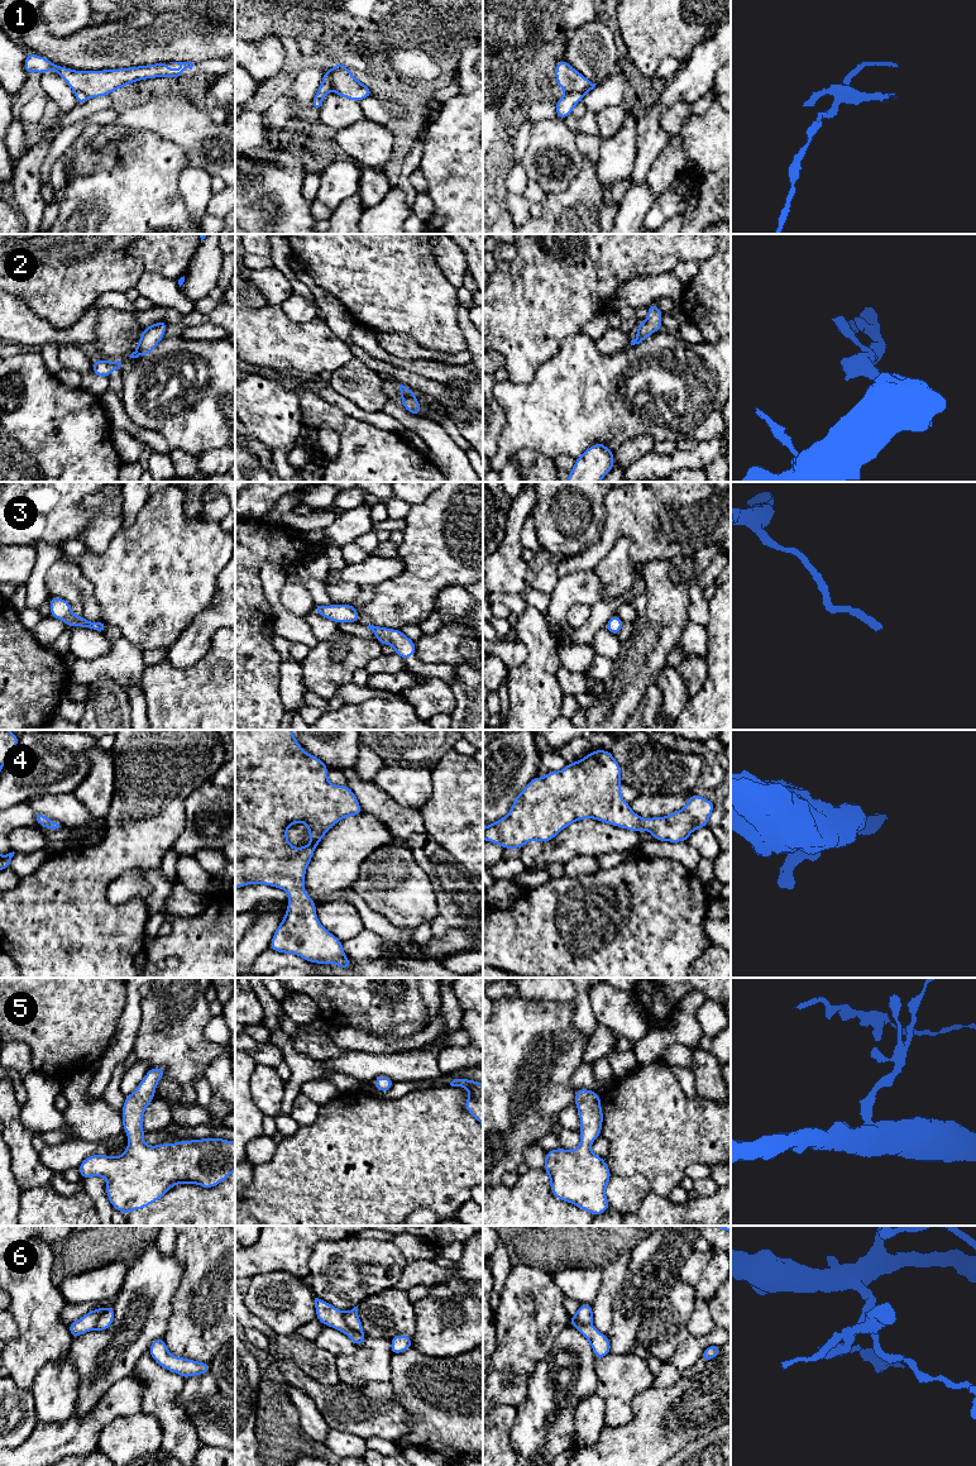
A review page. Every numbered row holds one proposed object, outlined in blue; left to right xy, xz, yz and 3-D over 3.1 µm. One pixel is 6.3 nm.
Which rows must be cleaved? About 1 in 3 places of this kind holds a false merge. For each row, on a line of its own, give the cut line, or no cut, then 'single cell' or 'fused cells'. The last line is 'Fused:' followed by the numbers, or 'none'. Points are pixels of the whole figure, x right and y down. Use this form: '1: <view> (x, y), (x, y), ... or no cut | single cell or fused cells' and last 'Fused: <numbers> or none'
1: yz (592, 84), (583, 91), (565, 94) | fused cells
2: no cut | single cell
3: no cut | single cell
4: no cut | single cell
5: no cut | single cell
6: xz (344, 1313), (347, 1324), (353, 1331), (362, 1332) | fused cells
Fused: 1, 6

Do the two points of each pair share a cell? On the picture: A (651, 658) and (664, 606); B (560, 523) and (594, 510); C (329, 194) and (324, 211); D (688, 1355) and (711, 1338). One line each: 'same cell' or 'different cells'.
A: same cell
B: same cell
C: different cells
D: same cell

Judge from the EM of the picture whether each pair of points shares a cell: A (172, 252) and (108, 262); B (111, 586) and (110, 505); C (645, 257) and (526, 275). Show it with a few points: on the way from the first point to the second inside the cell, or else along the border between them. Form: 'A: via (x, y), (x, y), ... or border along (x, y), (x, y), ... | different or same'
A: border along (128, 247), (128, 252), (146, 270) | different
B: border along (120, 528), (100, 553), (92, 553), (87, 549) | different
C: via (616, 257), (577, 257), (555, 275) | same

